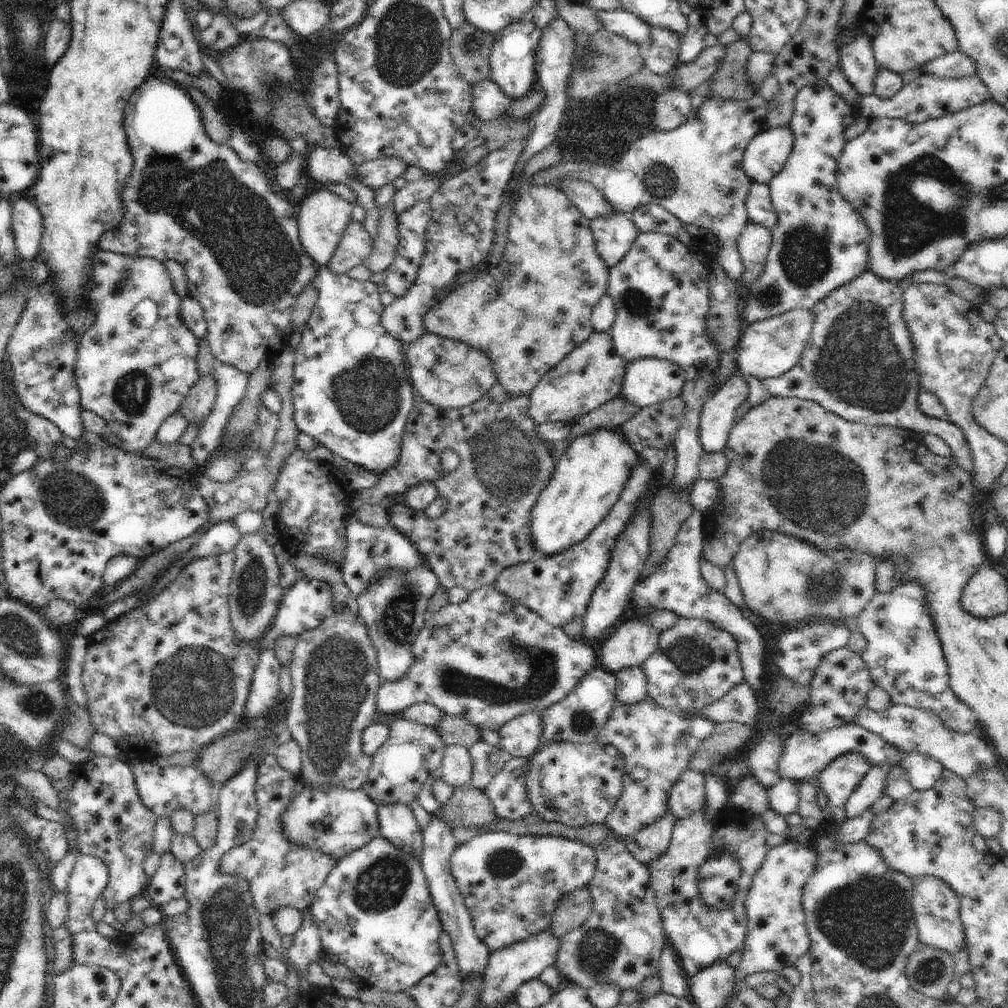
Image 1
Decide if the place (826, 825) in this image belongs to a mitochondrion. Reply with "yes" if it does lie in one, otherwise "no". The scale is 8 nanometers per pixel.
no

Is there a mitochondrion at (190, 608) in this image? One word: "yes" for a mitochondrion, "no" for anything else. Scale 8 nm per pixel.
no

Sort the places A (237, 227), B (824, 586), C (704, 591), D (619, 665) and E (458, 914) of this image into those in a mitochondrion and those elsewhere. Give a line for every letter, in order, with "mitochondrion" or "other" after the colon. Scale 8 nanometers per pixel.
A: mitochondrion
B: mitochondrion
C: other
D: other
E: other

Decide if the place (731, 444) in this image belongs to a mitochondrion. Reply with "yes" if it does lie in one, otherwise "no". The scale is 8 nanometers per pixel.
no

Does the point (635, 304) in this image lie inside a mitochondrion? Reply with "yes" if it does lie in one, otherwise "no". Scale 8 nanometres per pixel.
yes

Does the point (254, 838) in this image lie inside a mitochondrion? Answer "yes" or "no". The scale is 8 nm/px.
no

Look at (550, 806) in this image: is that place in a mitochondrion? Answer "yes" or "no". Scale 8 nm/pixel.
no

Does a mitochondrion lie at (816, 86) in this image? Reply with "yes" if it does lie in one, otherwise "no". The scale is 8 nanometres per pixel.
no

